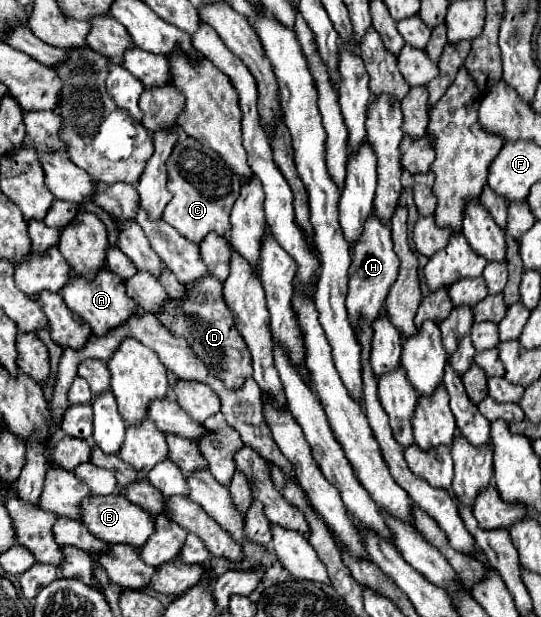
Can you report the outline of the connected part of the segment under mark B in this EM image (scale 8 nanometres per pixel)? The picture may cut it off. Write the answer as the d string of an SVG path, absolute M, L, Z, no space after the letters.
M121 495L85 497L81 501L81 521L95 537L111 545L127 543L133 547L141 547L153 533L153 517L145 509L139 509L139 505L131 505L131 501L127 501Z

